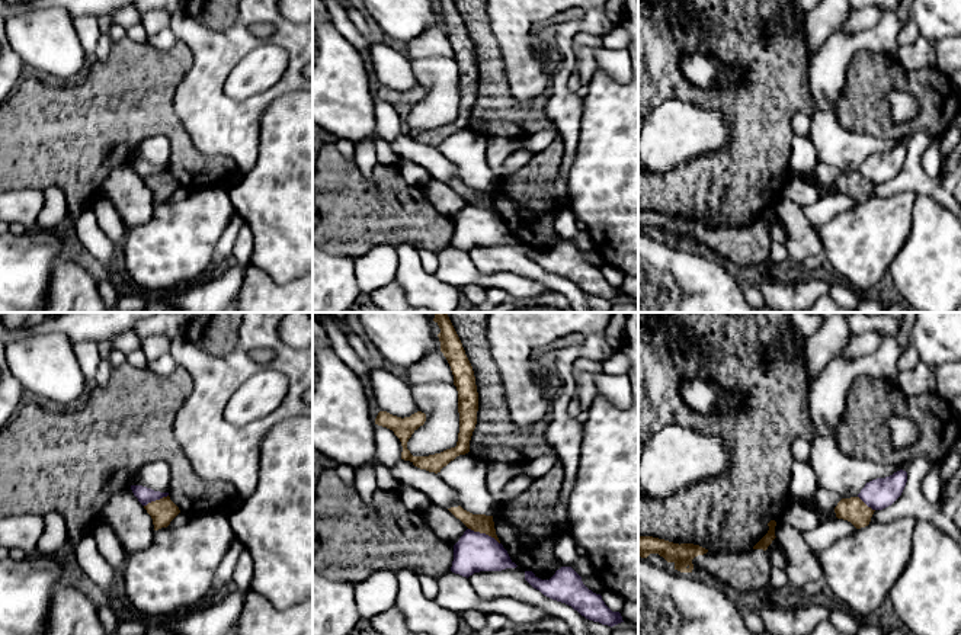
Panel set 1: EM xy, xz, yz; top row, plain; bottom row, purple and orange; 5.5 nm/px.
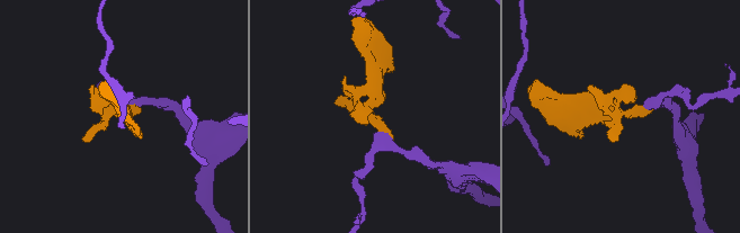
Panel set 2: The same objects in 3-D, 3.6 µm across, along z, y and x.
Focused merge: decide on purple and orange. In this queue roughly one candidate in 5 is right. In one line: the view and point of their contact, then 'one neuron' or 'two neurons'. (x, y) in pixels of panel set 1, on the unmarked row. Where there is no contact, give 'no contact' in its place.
xz (484, 208) | two neurons

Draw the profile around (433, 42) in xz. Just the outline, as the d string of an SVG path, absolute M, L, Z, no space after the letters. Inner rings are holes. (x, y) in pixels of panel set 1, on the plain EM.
M441 25L430 26L419 38L400 46L400 51L410 61L432 57L454 58L451 41Z

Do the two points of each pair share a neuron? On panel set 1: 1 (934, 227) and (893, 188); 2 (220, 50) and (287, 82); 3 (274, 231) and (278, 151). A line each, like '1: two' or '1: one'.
1: two
2: one
3: one

